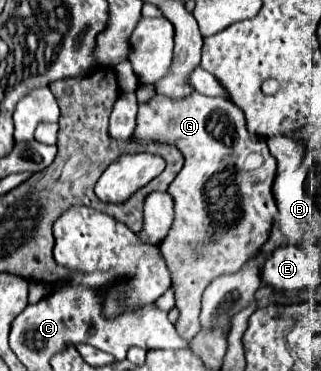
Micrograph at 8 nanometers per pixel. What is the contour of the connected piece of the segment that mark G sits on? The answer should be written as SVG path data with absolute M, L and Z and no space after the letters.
M199 92L189 98L169 98L155 94L149 102L139 104L137 128L133 134L139 142L165 142L179 148L185 156L185 166L173 180L169 194L175 200L175 238L161 242L161 254L167 260L171 278L175 282L175 306L181 316L175 324L177 332L185 340L193 340L201 330L201 294L207 284L221 274L235 274L247 258L251 258L269 238L273 216L277 214L275 198L271 192L277 162L269 154L267 142L261 136L253 136L245 126L243 112L225 98L209 98Z

